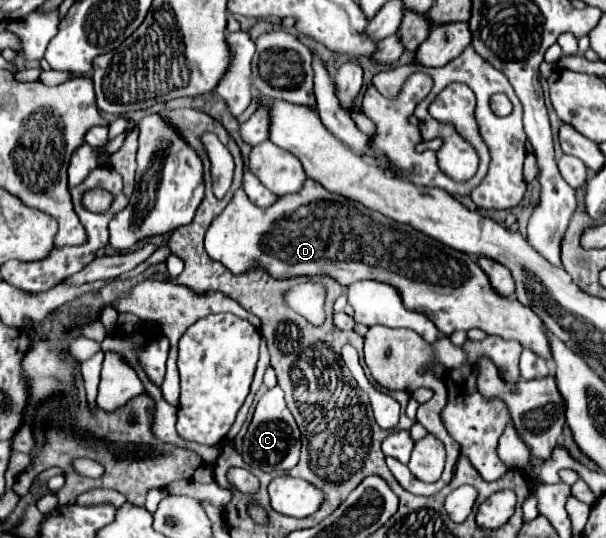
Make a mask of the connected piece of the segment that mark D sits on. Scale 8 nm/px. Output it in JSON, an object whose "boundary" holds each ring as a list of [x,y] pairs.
{"boundary":[[[307,180],[301,192],[281,196],[269,208],[255,208],[239,188],[227,208],[211,222],[205,250],[233,274],[245,274],[259,266],[273,278],[325,274],[341,286],[357,280],[379,280],[397,288],[405,308],[425,314],[445,336],[455,330],[479,328],[503,340],[517,340],[537,356],[551,358],[541,318],[515,298],[499,296],[485,272],[467,254],[329,192],[315,180]]]}

